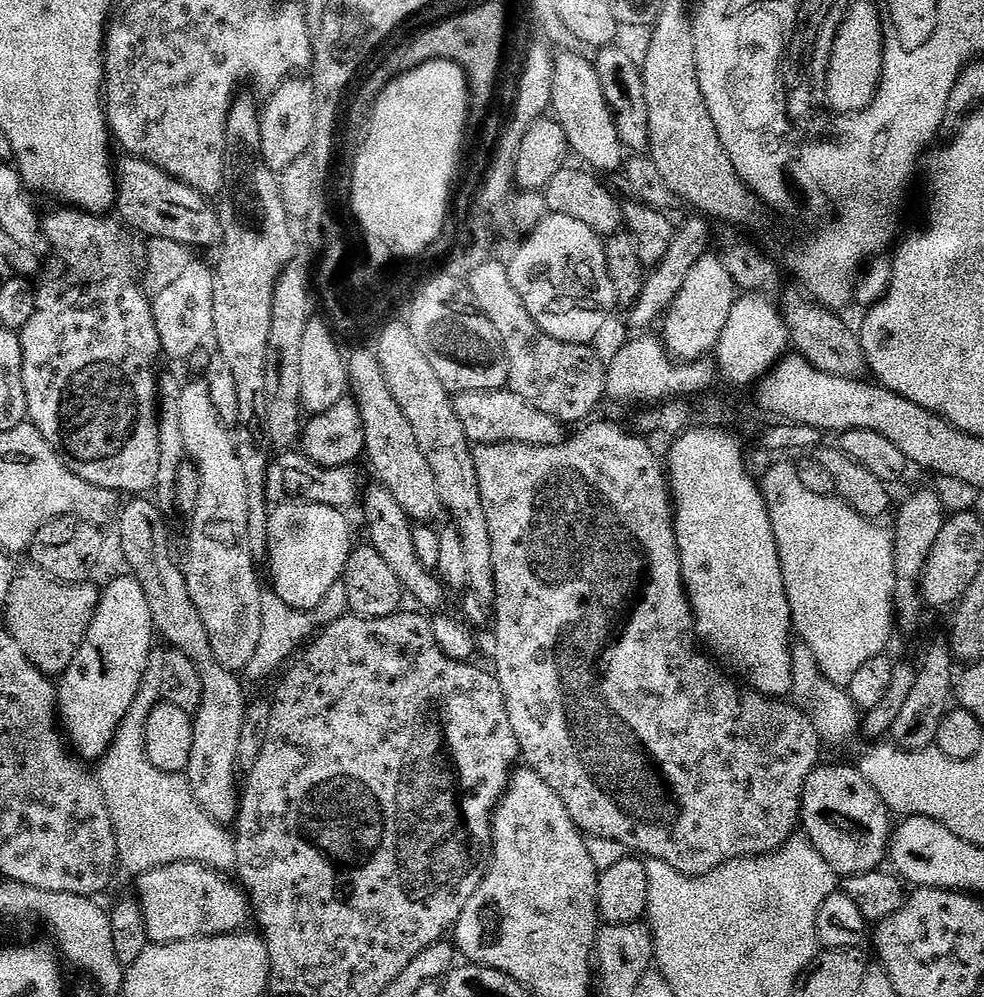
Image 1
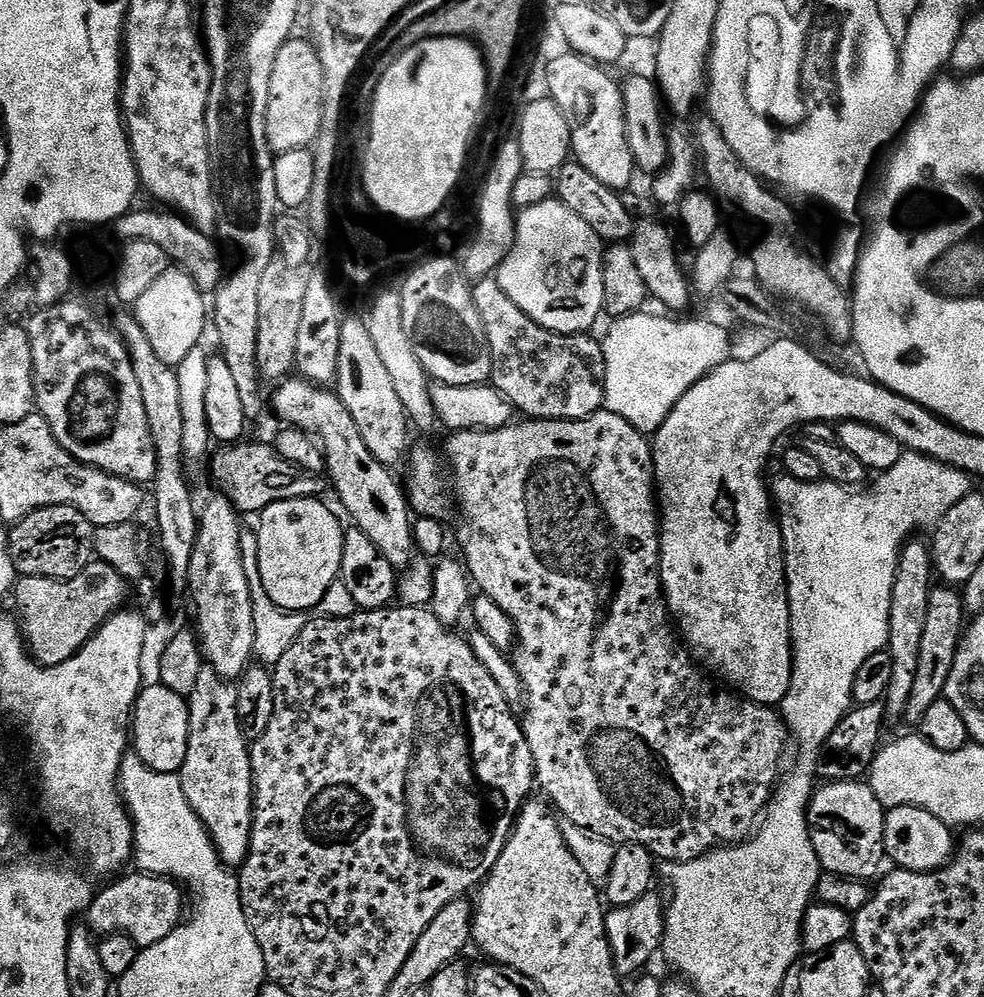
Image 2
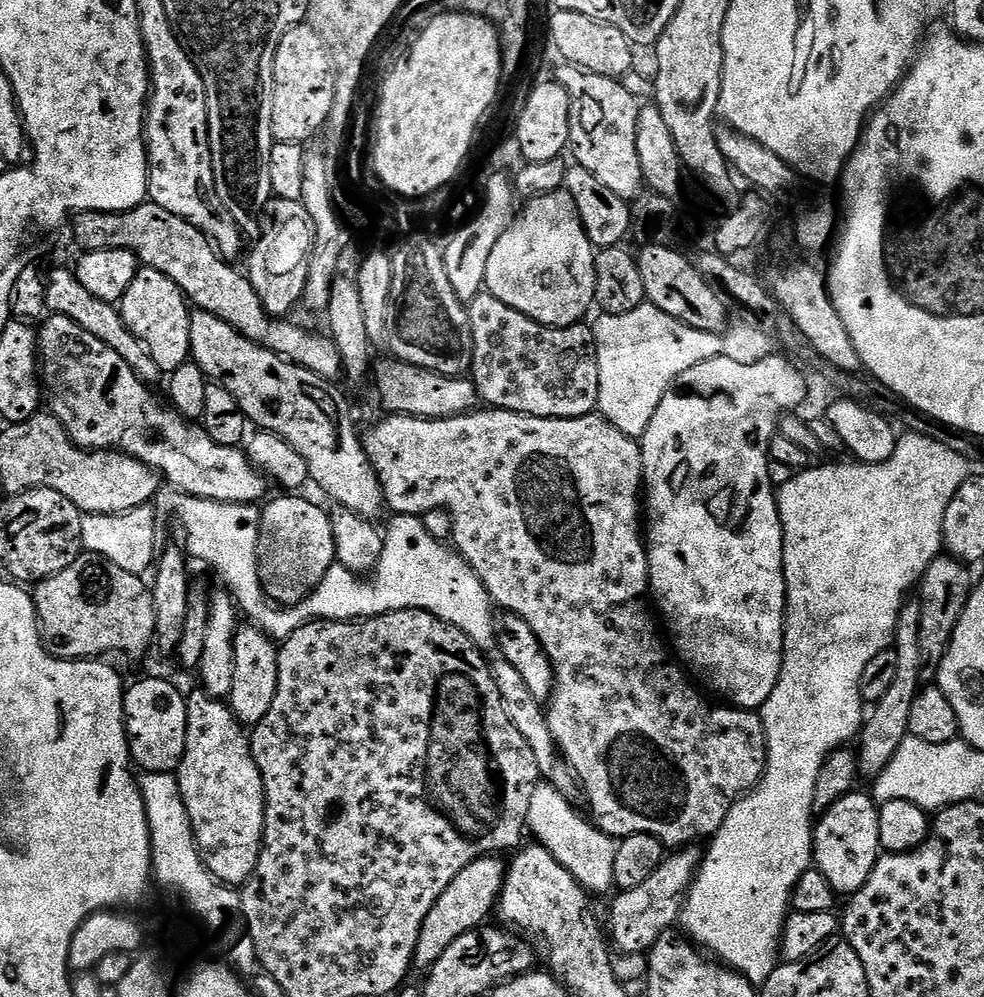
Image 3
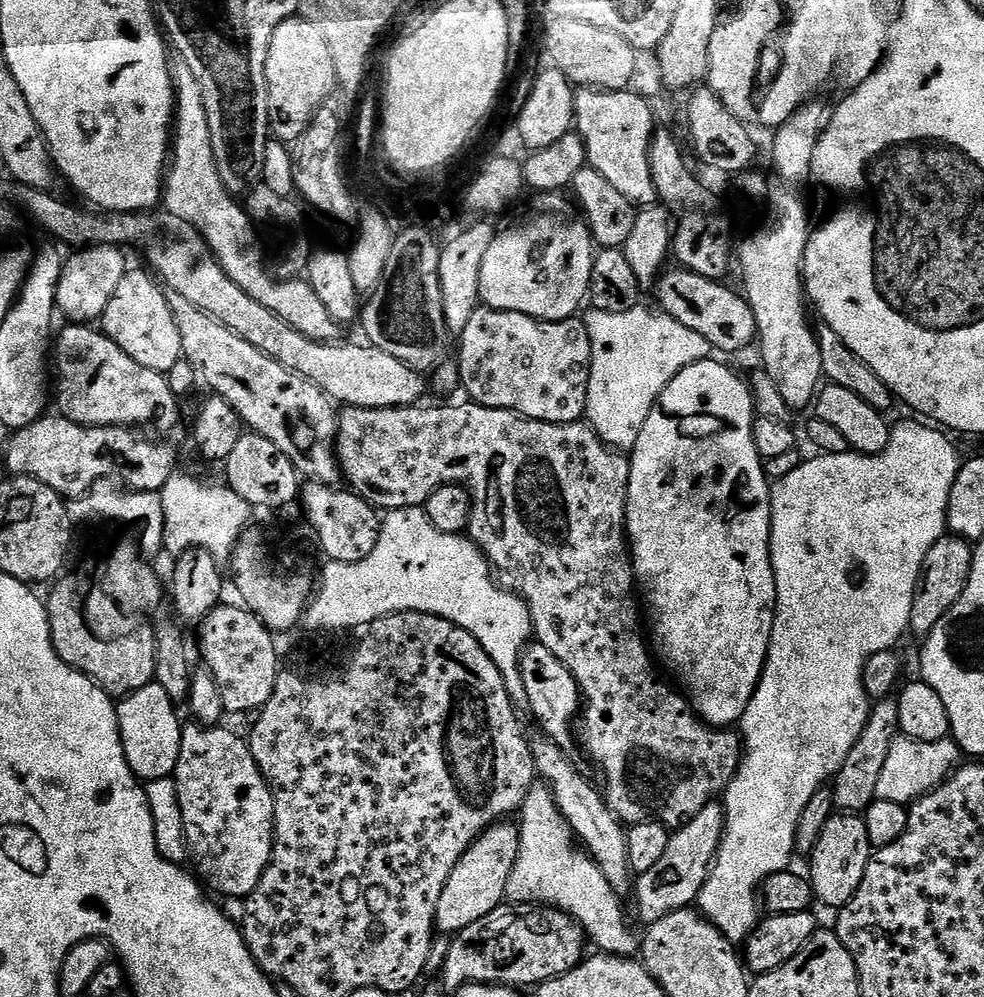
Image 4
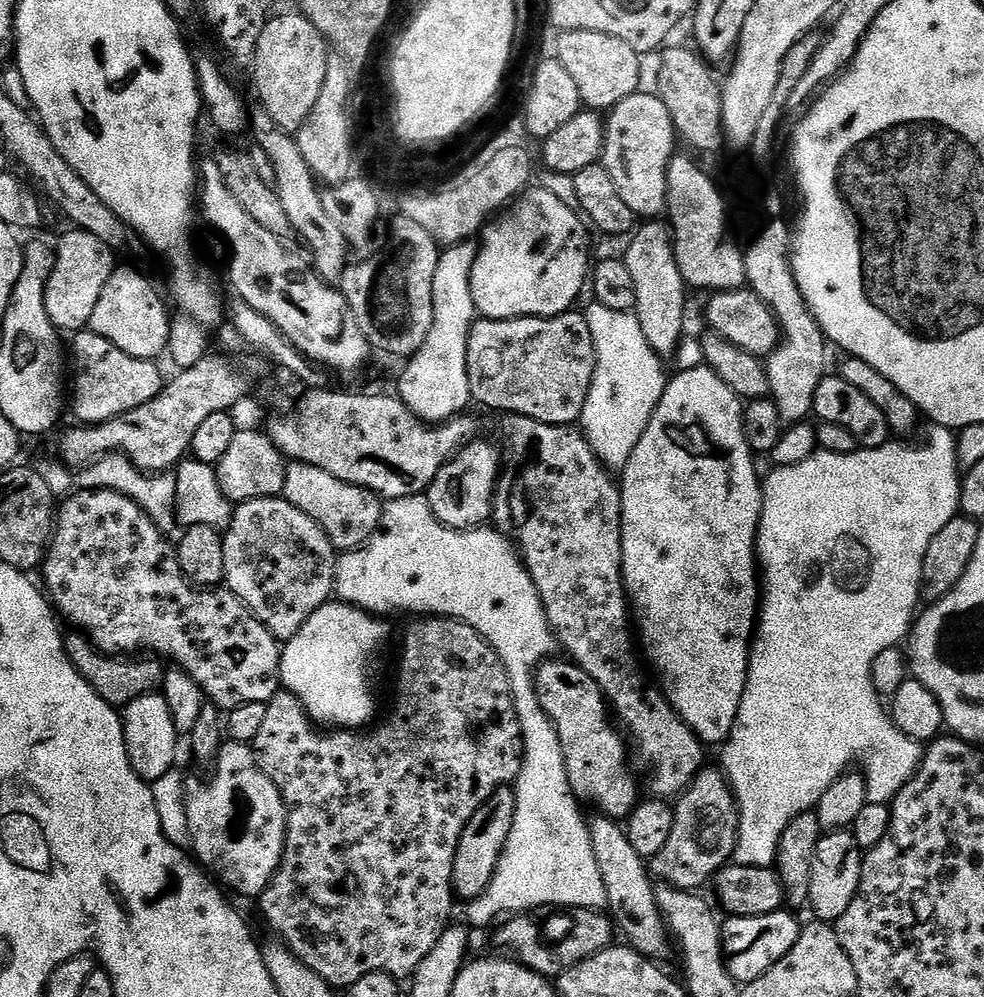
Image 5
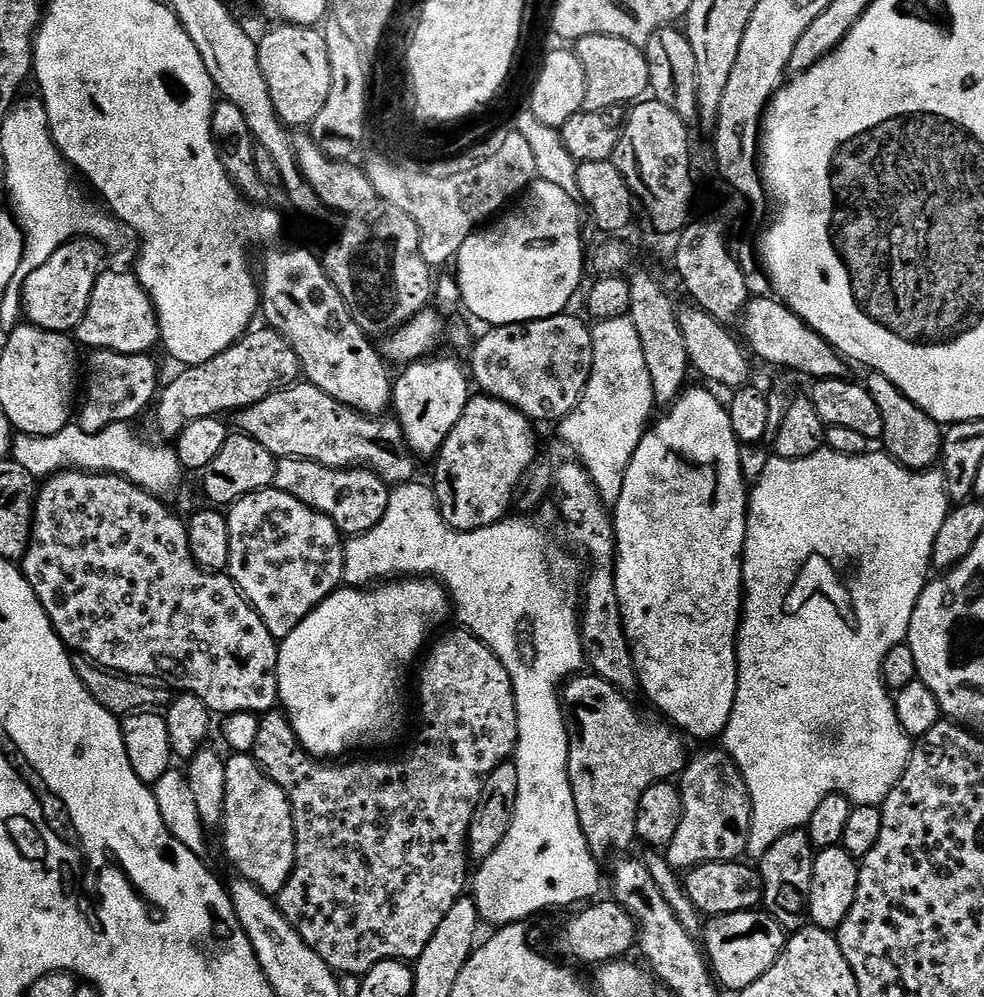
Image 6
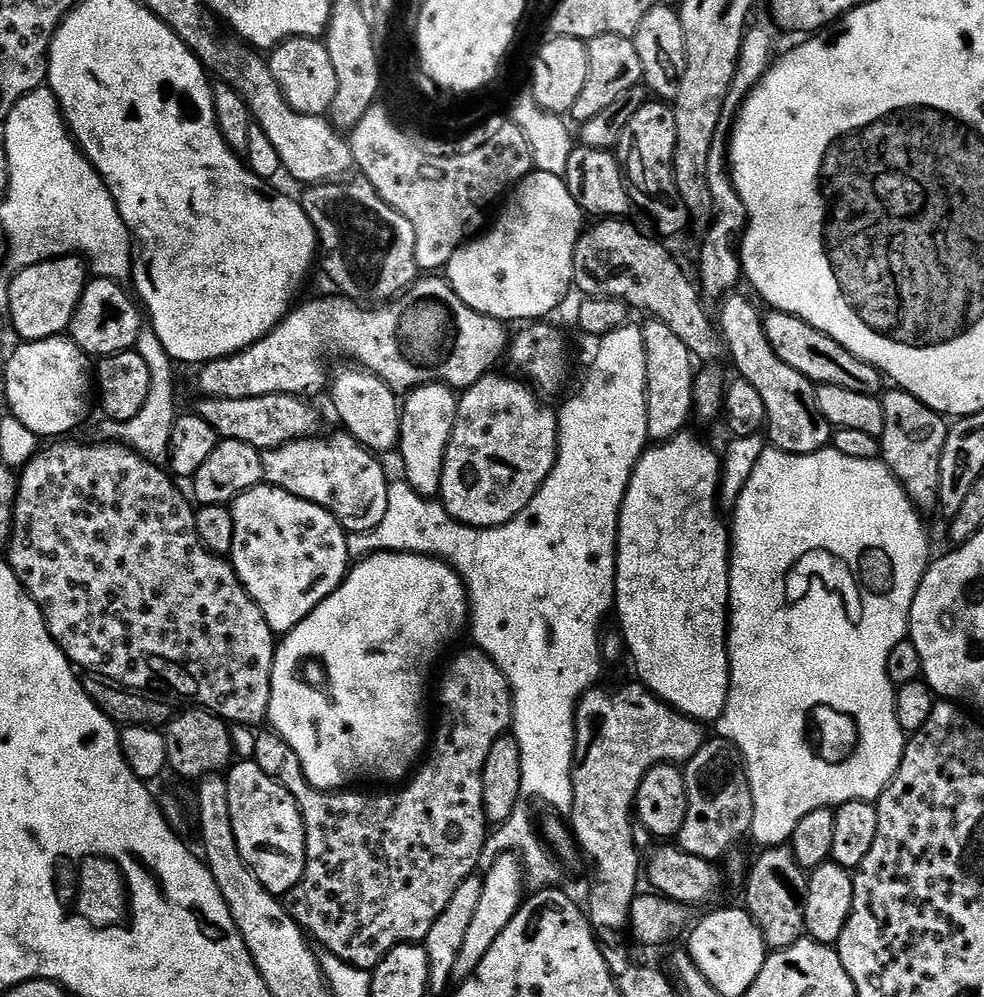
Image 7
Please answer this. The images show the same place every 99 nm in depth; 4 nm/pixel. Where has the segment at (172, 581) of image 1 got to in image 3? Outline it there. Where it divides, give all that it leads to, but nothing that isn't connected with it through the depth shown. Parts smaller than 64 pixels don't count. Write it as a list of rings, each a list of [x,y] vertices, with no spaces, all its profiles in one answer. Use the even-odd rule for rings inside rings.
[[[197,690],[193,696],[187,697],[188,705],[186,706],[186,746],[184,747],[184,757],[178,769],[178,779],[180,789],[182,790],[182,802],[186,802],[186,814],[190,814],[190,826],[194,830],[196,845],[200,847],[200,857],[202,862],[210,870],[210,874],[216,880],[225,886],[242,886],[254,874],[258,866],[260,857],[260,845],[264,842],[264,787],[258,766],[252,757],[252,746],[250,743],[249,733],[245,725],[236,719],[232,713],[231,707],[225,701],[216,700],[203,690]]]

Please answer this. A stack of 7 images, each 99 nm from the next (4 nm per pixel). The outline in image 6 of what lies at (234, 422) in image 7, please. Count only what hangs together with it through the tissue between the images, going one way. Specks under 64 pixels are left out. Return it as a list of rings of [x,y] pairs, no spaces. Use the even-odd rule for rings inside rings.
[[[297,382],[291,388],[283,388],[249,408],[241,408],[235,413],[234,420],[243,435],[254,438],[254,442],[262,442],[270,454],[277,458],[291,458],[294,460],[313,460],[322,466],[331,468],[368,468],[377,472],[385,484],[395,486],[410,484],[417,479],[416,463],[418,457],[406,442],[406,434],[402,430],[399,419],[391,415],[367,416],[356,412],[350,406],[330,398],[330,394],[322,394],[318,386],[307,382]]]

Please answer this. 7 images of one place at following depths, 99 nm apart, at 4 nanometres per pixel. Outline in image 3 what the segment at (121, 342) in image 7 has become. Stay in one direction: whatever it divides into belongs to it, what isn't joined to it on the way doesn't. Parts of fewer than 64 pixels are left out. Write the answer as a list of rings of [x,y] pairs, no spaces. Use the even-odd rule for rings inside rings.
[[[141,267],[134,282],[118,302],[118,309],[125,325],[146,347],[161,373],[177,372],[191,357],[190,322],[192,312],[184,291],[170,282],[166,274],[153,268]]]

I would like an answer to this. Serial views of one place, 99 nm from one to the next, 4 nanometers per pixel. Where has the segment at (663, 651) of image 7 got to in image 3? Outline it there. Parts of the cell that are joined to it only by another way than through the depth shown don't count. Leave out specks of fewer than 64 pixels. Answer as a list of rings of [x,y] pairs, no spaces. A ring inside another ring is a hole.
[[[773,354],[753,365],[734,362],[725,355],[710,358],[706,362],[698,362],[690,370],[686,370],[672,383],[668,393],[662,398],[658,410],[654,410],[654,418],[650,418],[650,426],[646,426],[639,441],[644,467],[644,487],[642,504],[646,509],[646,547],[648,549],[648,586],[654,608],[661,617],[663,627],[668,627],[667,635],[672,635],[671,643],[676,643],[675,651],[681,665],[709,693],[717,692],[729,705],[737,708],[758,710],[774,694],[774,686],[778,686],[778,674],[782,674],[782,658],[784,657],[784,613],[788,611],[788,591],[784,577],[784,531],[780,521],[780,505],[777,489],[773,488],[768,473],[768,447],[772,437],[777,435],[780,419],[786,414],[797,411],[796,408],[808,396],[809,381],[796,368],[795,363],[784,354]]]

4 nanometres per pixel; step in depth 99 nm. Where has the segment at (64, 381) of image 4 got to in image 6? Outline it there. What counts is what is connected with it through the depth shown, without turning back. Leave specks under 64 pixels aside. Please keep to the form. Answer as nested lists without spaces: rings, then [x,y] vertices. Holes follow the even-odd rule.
[[[93,351],[88,360],[88,393],[83,393],[78,408],[78,423],[88,432],[97,432],[111,424],[126,424],[135,421],[135,416],[144,407],[157,399],[161,387],[160,372],[145,354],[118,354],[117,352]]]

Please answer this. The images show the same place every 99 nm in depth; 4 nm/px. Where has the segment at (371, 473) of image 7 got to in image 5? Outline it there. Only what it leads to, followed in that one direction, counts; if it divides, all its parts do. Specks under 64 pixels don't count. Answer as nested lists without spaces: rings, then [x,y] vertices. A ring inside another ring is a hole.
[[[292,462],[286,470],[286,486],[283,499],[288,500],[302,514],[310,514],[326,530],[330,542],[337,553],[343,554],[361,548],[380,528],[380,519],[384,513],[384,504],[380,497],[362,486],[354,486],[342,482],[342,478],[334,478],[334,474],[326,474],[313,464]]]

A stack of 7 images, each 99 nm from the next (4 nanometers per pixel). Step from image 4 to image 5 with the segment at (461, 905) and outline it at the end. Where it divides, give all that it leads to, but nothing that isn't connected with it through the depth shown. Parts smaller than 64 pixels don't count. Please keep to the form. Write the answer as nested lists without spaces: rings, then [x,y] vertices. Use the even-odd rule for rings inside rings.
[[[505,786],[497,790],[491,798],[466,822],[466,830],[460,839],[458,854],[454,858],[454,874],[452,890],[461,901],[476,900],[490,886],[494,878],[494,870],[498,870],[498,858],[502,858],[502,850],[506,850],[506,838],[510,838],[510,830],[514,830],[514,810],[516,794],[511,787]]]

